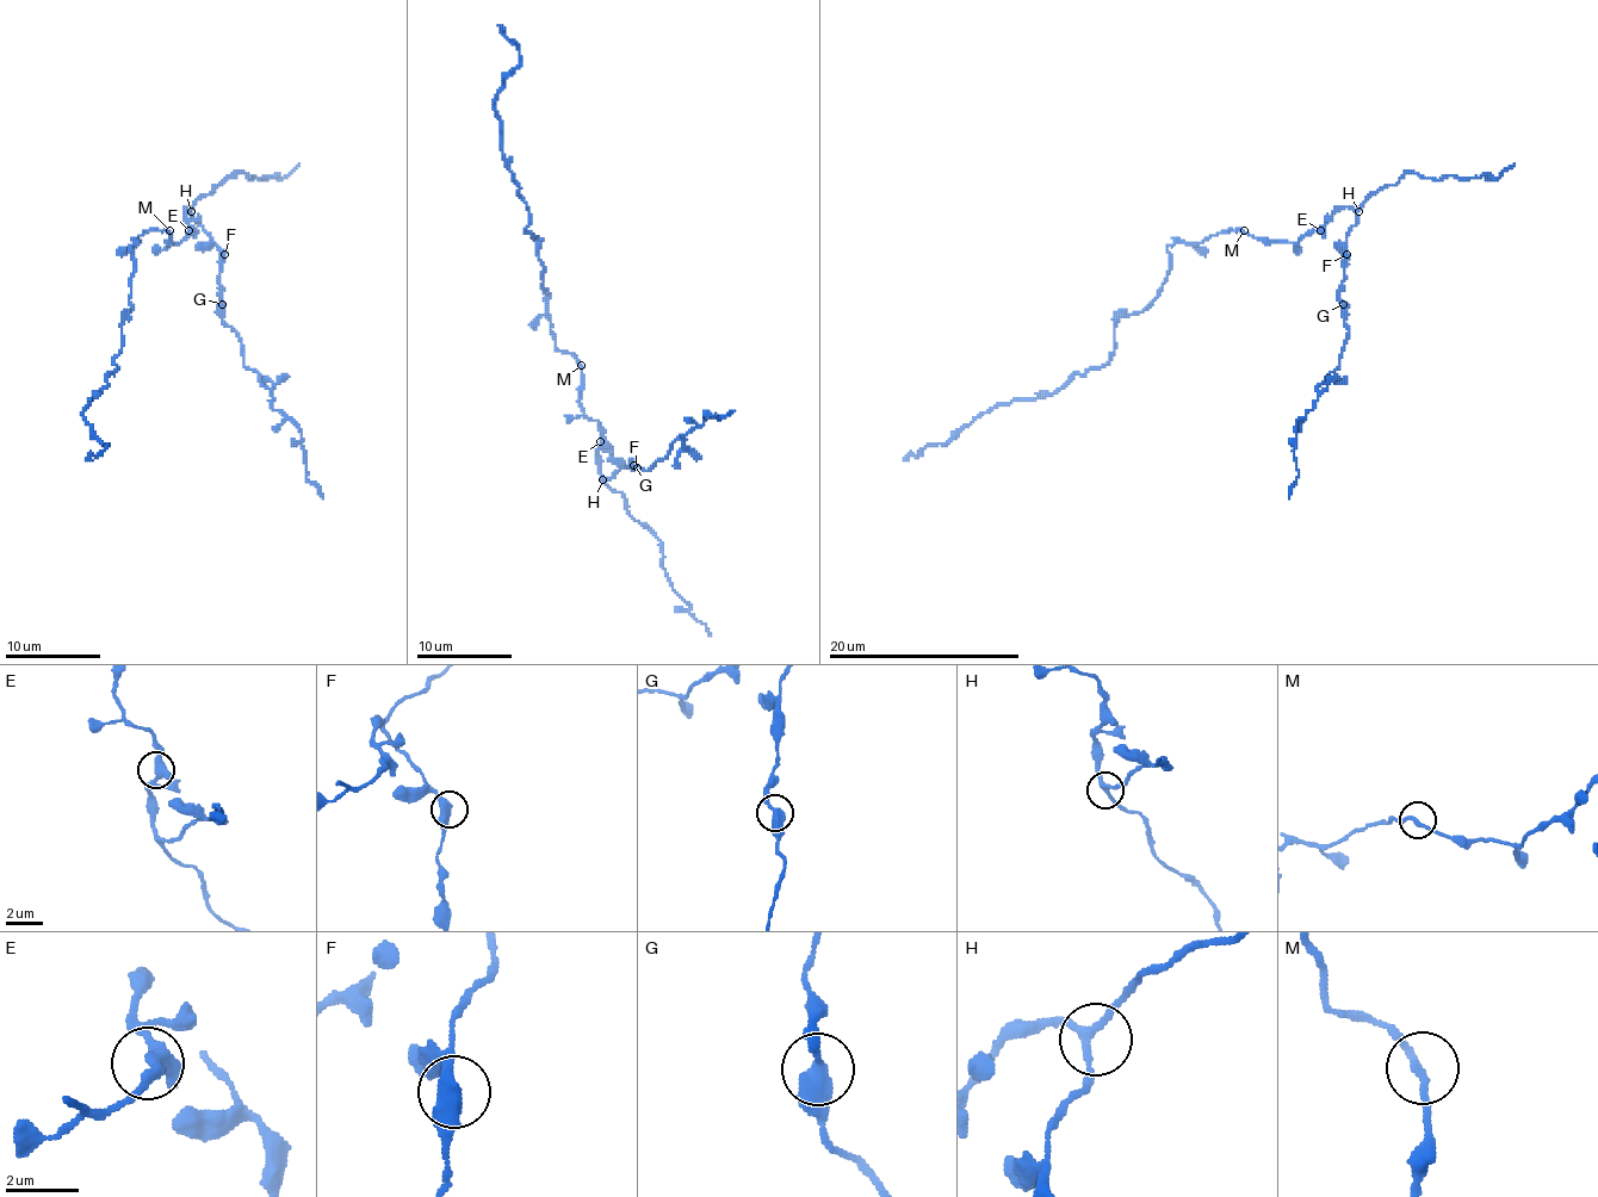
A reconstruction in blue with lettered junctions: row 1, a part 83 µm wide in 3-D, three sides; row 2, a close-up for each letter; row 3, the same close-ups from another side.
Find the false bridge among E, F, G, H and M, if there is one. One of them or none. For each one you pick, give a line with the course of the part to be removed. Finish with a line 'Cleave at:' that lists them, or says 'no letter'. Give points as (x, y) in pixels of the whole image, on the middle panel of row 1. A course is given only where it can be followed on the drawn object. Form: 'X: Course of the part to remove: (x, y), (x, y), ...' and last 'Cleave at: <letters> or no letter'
Cleave at: no letter

